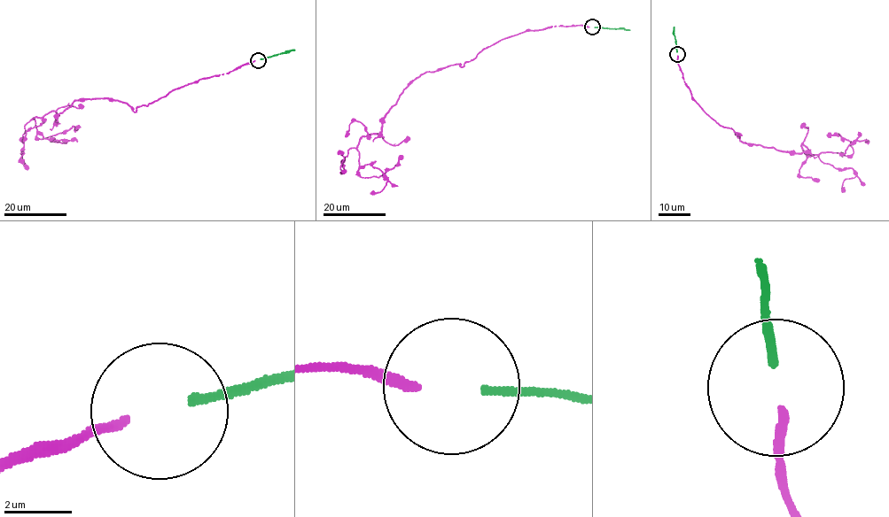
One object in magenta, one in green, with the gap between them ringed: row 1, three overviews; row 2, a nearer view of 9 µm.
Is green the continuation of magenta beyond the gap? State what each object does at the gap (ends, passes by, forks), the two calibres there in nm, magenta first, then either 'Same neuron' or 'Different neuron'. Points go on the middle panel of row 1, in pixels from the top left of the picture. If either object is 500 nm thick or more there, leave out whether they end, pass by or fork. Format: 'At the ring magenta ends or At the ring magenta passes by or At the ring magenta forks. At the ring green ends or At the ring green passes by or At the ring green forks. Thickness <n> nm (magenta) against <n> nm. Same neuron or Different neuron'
At the ring magenta ends. At the ring green ends. Thickness 280 nm (magenta) against 240 nm. Same neuron

